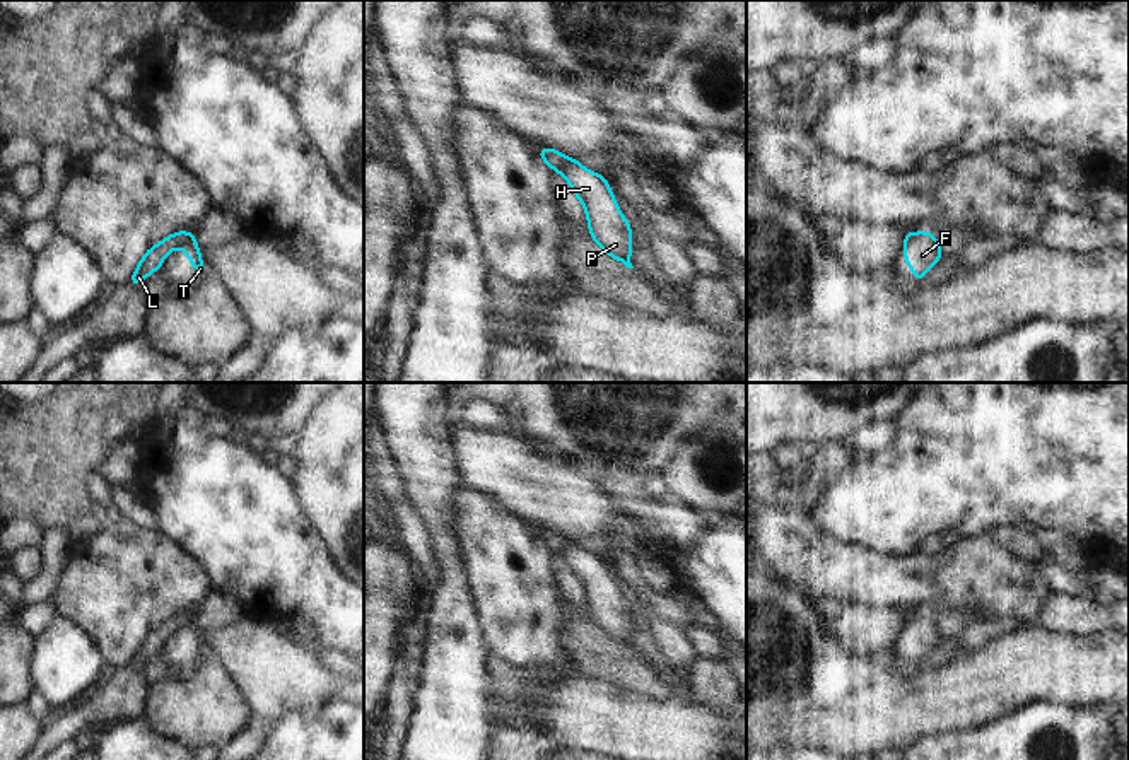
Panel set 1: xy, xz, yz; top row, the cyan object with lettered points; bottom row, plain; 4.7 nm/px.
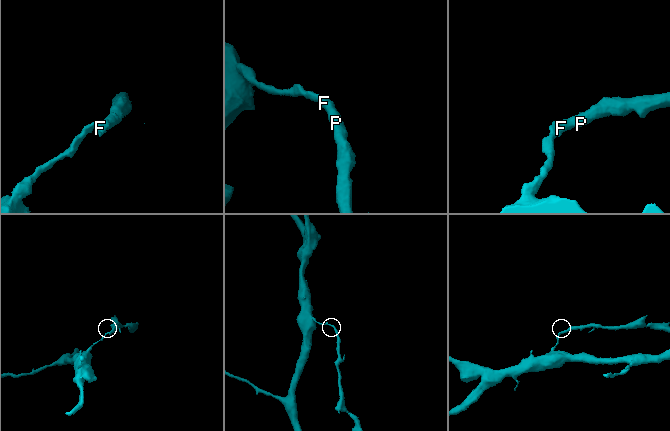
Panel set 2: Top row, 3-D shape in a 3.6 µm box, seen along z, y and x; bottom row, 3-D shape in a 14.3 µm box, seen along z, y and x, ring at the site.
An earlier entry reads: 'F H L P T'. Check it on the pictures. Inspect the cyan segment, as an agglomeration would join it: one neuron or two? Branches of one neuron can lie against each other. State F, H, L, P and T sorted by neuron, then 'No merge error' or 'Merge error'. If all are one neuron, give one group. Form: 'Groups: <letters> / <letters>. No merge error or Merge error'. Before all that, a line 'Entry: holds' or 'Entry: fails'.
Entry: fails
Groups: F H P T / L. Merge error.

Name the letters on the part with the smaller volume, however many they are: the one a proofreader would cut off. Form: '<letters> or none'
F, H, P, T

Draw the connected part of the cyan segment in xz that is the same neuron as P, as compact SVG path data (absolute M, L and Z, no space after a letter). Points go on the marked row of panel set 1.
M570 159L560 169L572 193L584 207L591 239L613 260L634 268L632 227L620 212L605 174L586 169L579 159Z

